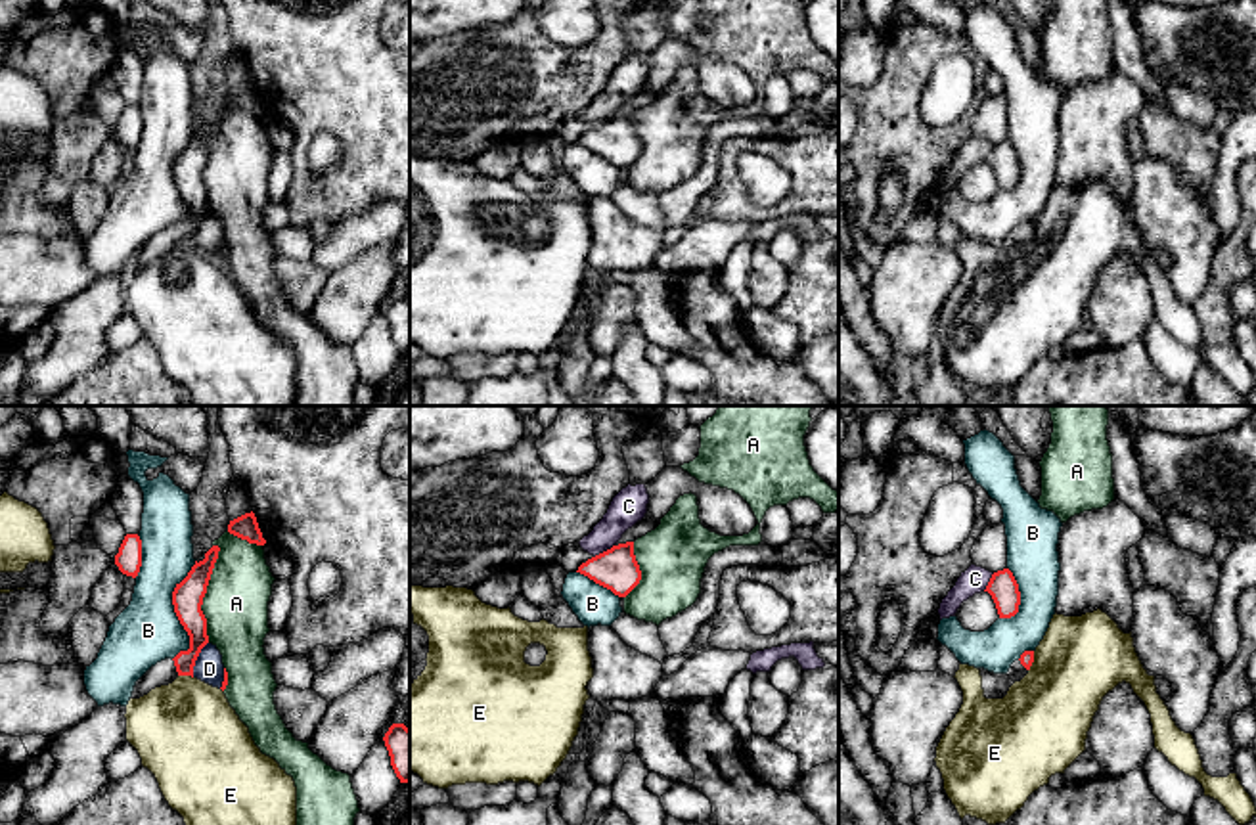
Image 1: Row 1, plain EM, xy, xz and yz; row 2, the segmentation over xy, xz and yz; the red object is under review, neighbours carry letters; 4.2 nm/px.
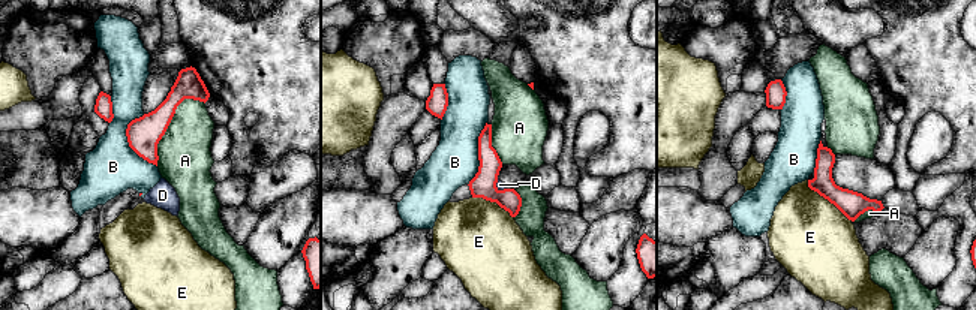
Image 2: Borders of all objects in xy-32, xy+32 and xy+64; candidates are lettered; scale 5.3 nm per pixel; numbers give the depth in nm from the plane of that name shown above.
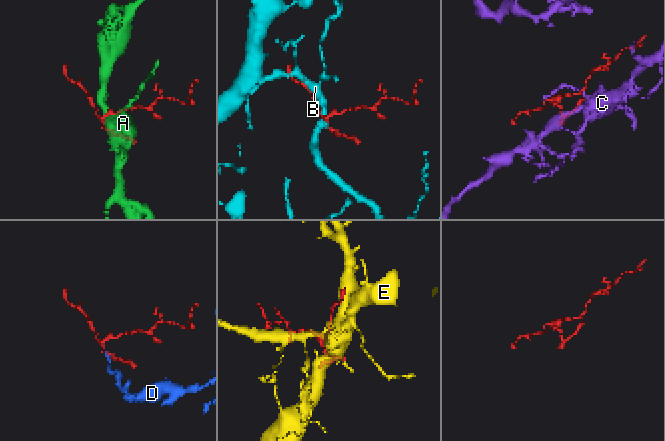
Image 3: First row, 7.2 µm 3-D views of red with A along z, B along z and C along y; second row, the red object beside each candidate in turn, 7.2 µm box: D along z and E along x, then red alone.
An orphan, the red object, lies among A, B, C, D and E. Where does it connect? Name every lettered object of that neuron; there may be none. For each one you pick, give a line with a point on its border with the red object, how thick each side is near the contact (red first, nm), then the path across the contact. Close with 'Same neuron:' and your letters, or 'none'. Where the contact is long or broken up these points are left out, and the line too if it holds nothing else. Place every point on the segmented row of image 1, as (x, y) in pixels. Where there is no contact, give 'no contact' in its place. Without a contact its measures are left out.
Same neuron: none

